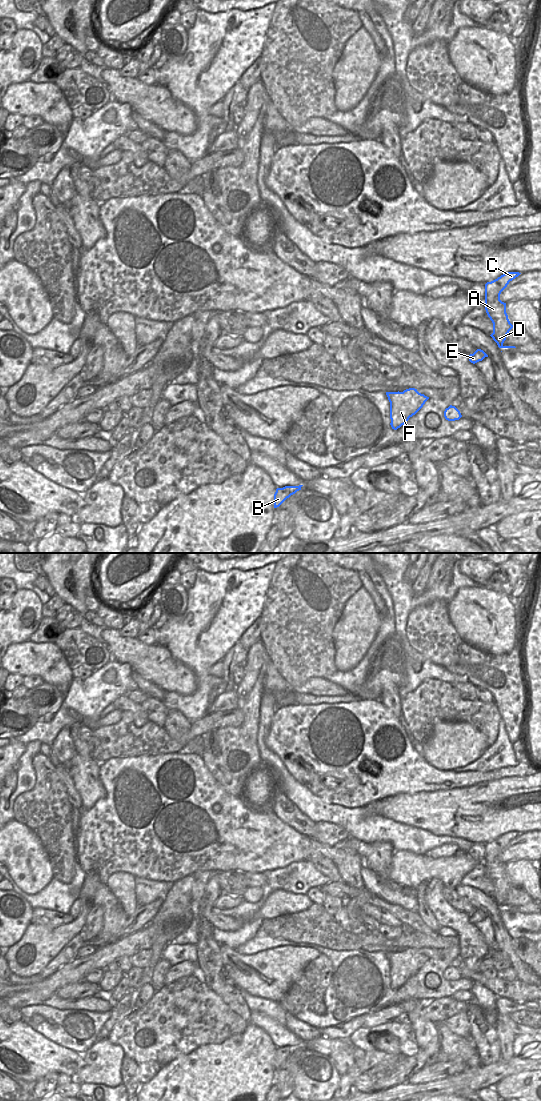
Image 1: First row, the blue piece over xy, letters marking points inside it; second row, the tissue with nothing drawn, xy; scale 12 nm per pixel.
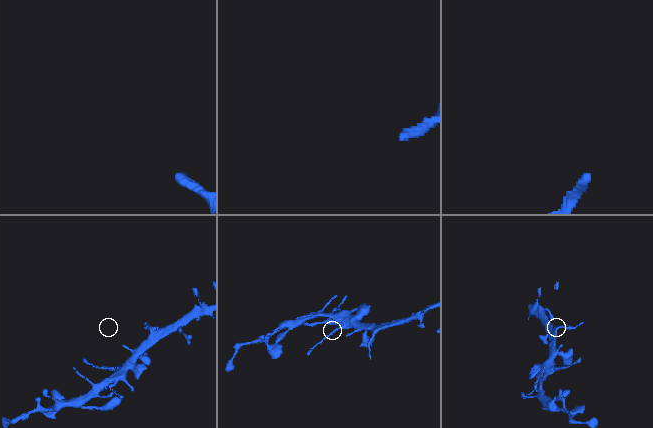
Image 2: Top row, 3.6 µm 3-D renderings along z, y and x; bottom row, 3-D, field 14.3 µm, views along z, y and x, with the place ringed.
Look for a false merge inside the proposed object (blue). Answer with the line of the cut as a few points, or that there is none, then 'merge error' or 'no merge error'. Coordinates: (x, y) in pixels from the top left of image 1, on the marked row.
cut none; no merge error

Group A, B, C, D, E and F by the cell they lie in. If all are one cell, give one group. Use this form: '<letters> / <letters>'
A B C D E F

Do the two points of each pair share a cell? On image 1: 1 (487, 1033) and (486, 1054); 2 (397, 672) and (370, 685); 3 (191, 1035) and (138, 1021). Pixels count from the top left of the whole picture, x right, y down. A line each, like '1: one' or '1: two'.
1: one
2: one
3: one

